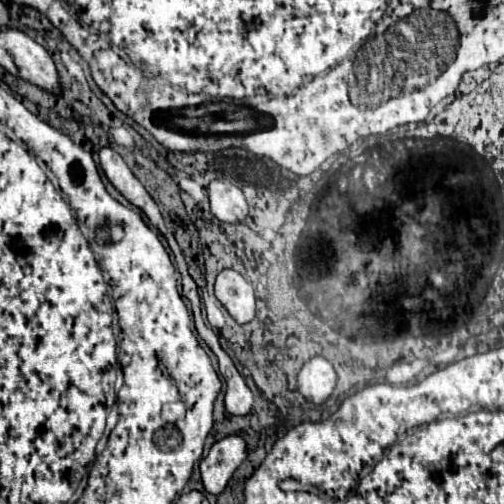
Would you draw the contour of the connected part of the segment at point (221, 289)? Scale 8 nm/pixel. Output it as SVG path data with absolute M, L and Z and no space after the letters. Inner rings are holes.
M224 269L216 277L216 299L226 307L236 323L250 323L256 315L254 287L238 271Z

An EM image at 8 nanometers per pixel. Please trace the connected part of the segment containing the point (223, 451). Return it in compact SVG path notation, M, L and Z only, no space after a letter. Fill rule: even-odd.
M230 435L216 441L208 453L200 461L200 473L204 489L212 495L224 491L232 473L240 467L240 463L248 457L246 441L240 435Z

